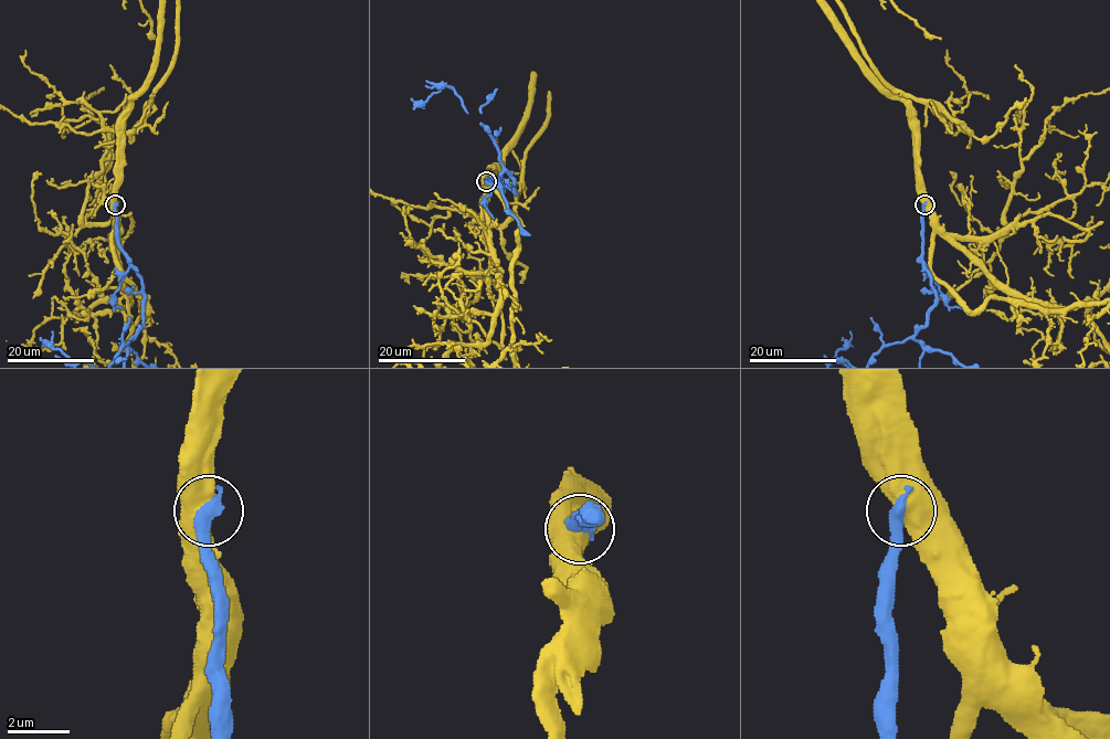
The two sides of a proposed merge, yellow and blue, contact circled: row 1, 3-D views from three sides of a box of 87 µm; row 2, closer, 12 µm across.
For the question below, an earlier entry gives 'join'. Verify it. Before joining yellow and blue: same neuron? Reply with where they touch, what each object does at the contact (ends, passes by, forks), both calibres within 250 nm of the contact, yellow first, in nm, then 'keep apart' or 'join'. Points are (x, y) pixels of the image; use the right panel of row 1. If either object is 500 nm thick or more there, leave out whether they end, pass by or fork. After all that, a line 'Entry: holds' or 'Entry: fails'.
(924, 204) | 750/500 nm | keep apart
Entry: fails

